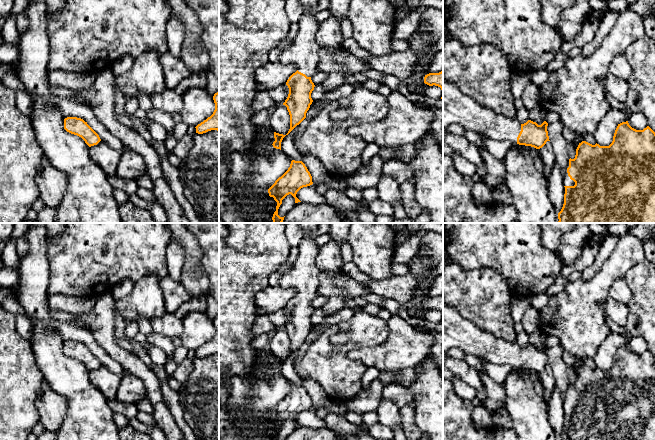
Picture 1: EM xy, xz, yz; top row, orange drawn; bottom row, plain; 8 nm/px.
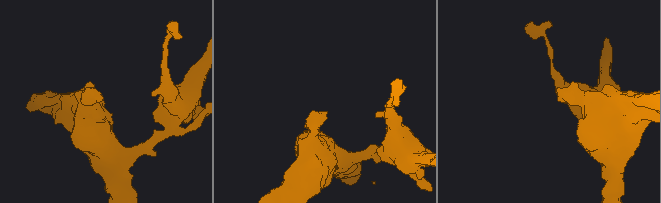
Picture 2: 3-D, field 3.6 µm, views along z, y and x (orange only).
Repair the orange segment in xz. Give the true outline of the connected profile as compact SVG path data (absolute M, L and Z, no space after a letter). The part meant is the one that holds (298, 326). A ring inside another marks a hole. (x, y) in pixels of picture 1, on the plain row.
M319 223L299 224L303 237L298 245L298 256L290 270L281 276L279 281L279 286L297 291L297 295L286 306L289 318L283 329L287 331L290 339L290 353L286 359L306 342L313 326L311 317L315 311L311 301L318 296L319 287L320 271L315 263L319 252L317 237L308 235L318 230Z

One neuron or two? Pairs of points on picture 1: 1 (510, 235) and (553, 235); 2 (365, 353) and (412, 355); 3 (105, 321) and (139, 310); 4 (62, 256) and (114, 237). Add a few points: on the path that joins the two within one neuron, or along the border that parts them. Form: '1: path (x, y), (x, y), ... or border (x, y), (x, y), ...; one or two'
1: border (540, 233), (542, 244), (555, 254); two
2: path (377, 354), (400, 354); one
3: border (116, 301), (114, 313); two
4: path (75, 256), (78, 254), (93, 254), (101, 246); one

